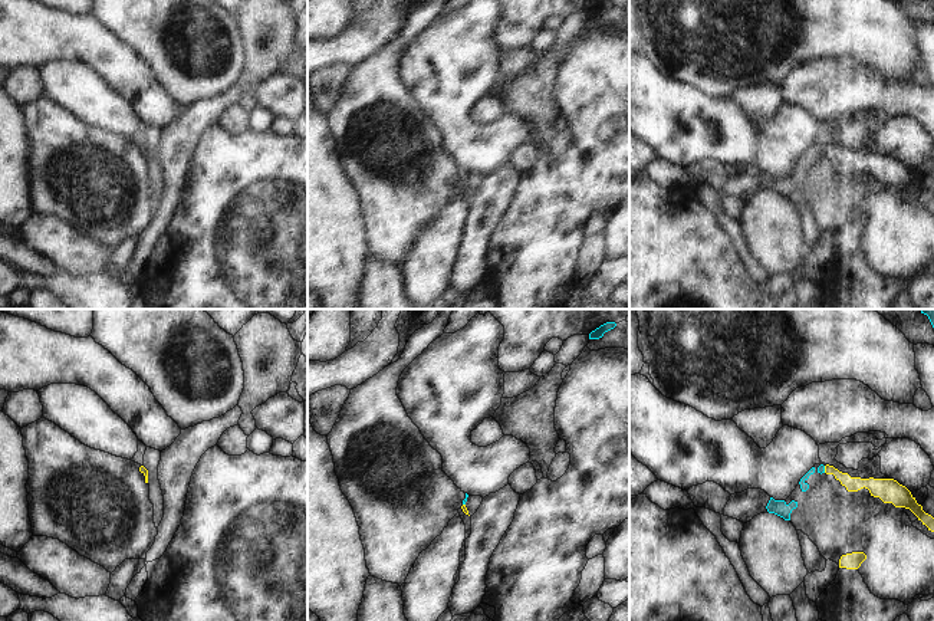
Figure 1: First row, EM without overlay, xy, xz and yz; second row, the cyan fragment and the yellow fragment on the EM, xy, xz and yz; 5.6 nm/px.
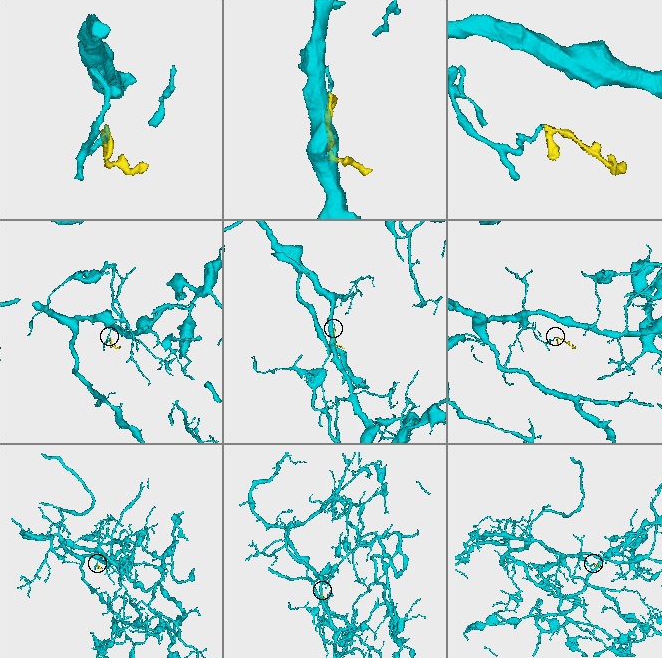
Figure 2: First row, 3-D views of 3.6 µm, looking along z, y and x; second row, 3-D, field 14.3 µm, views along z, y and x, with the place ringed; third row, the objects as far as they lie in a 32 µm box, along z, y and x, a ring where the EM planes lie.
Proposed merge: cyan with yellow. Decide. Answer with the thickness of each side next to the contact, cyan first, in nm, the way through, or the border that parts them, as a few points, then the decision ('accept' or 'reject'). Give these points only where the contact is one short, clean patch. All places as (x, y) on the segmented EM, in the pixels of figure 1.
50 nm thick on the cyan side, 80 nm on the other; runs through yz (821, 469), (824, 469), (834, 470), (851, 483); accept

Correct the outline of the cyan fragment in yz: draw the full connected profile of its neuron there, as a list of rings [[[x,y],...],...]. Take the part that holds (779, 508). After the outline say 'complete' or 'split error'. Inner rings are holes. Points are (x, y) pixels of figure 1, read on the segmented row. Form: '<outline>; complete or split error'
[[[770,497],[766,509],[769,513],[775,513],[780,518],[783,518],[785,520],[790,520],[790,513],[793,509],[797,507],[797,502],[792,500],[789,505],[785,500],[775,500],[773,497]]]; complete

